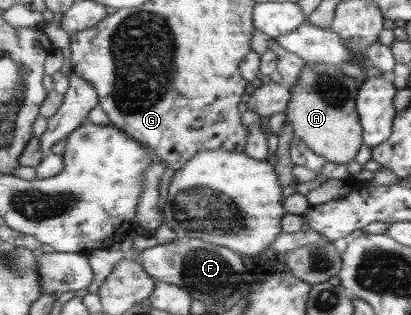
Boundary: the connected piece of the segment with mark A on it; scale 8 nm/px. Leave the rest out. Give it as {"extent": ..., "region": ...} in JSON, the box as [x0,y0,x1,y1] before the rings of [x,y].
{"extent":[283,62,363,164],"region":[[[306,62],[298,73],[298,81],[287,87],[289,97],[284,99],[283,107],[286,109],[285,119],[290,122],[293,135],[330,163],[348,164],[354,159],[363,144],[355,109],[358,83],[342,75],[336,65]]]}

